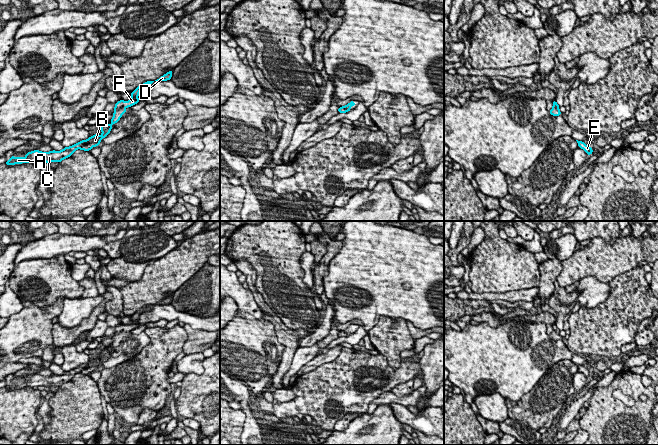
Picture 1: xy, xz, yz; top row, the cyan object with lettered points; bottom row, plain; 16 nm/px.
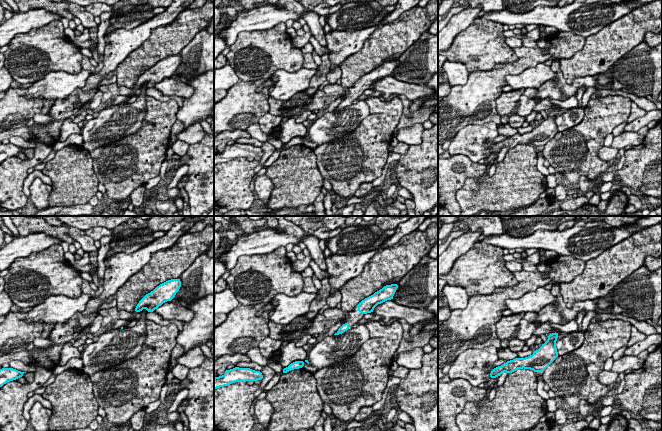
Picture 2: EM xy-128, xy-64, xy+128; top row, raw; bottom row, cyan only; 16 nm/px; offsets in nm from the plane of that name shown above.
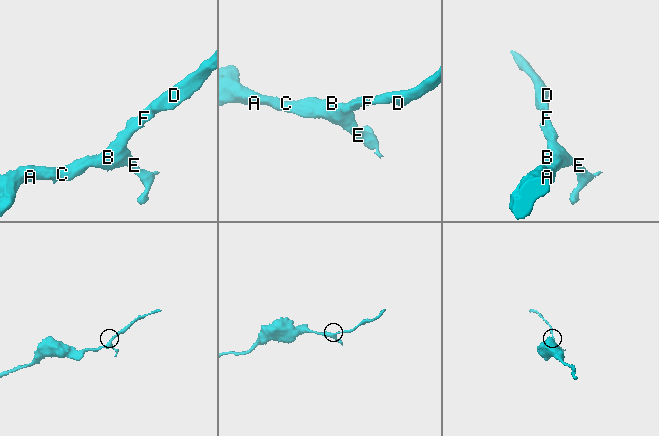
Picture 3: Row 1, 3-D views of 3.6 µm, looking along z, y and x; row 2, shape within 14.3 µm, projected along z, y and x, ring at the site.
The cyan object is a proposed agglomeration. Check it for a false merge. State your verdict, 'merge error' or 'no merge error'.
no merge error

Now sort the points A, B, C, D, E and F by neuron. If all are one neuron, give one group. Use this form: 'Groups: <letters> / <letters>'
Groups: A B C D E F

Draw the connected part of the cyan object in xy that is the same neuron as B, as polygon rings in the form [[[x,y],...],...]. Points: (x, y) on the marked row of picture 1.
[[[147,81],[139,85],[132,93],[131,95],[131,100],[129,101],[124,101],[124,100],[119,100],[115,106],[114,109],[115,111],[112,113],[113,118],[110,120],[112,123],[111,125],[109,124],[102,124],[100,125],[102,135],[100,136],[98,133],[90,136],[87,140],[82,140],[70,147],[64,147],[63,150],[61,151],[55,151],[52,150],[50,152],[42,152],[39,150],[34,150],[32,152],[27,152],[25,155],[26,157],[14,157],[13,155],[11,156],[9,161],[6,161],[5,164],[10,166],[10,165],[15,165],[15,164],[22,164],[22,163],[35,163],[35,162],[46,162],[46,163],[51,163],[51,162],[61,162],[62,160],[70,157],[77,149],[81,149],[84,151],[90,151],[93,147],[95,146],[100,146],[100,141],[107,137],[107,135],[111,132],[112,126],[117,123],[122,115],[126,113],[126,107],[131,107],[137,103],[140,102],[138,99],[138,95],[141,91],[141,89],[148,85],[152,84],[154,81]]]

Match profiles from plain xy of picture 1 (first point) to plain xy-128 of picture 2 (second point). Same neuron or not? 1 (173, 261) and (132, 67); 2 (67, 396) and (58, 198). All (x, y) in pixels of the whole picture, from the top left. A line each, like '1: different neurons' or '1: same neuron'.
1: same neuron
2: same neuron

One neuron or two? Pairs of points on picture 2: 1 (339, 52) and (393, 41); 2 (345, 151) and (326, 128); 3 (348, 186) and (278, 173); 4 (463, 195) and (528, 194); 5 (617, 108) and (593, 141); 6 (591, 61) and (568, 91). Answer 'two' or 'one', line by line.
1: two
2: two
3: two
4: one
5: one
6: two

